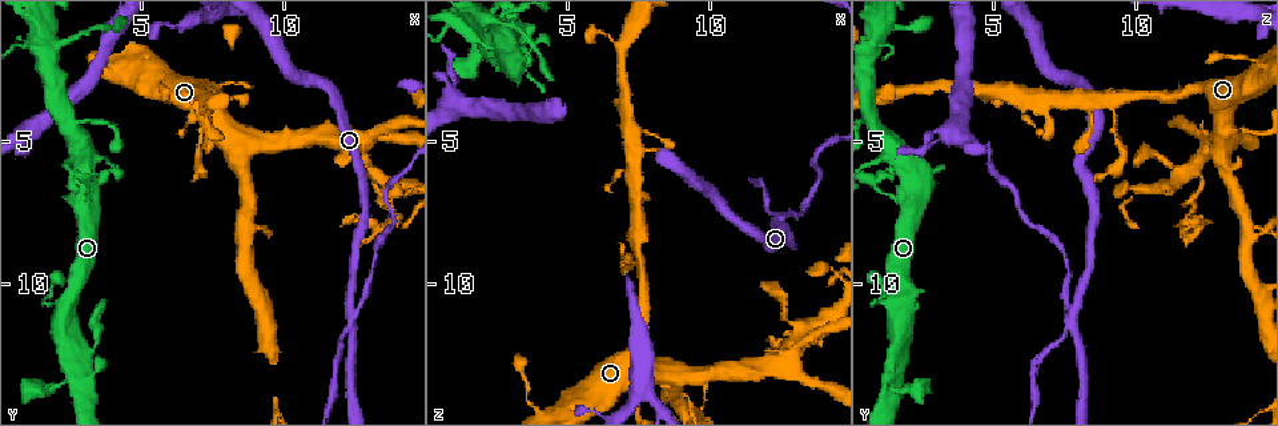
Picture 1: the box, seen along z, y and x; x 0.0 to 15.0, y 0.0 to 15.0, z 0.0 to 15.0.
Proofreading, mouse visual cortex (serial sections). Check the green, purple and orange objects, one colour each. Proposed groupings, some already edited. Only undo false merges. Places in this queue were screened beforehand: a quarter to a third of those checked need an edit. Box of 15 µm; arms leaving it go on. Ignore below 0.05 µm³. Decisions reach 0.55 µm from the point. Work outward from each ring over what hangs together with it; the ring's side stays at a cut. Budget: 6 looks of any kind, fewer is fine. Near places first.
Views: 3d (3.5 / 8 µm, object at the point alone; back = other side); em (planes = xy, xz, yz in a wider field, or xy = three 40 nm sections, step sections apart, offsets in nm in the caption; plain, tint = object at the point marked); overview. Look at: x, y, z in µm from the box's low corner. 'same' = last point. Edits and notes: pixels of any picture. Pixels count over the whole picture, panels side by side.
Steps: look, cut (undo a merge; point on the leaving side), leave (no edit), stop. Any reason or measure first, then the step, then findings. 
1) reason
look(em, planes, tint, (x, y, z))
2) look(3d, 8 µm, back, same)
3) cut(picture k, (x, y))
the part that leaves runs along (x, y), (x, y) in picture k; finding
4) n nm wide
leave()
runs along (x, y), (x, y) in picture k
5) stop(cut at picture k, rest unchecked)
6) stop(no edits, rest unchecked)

two arms in line, one across
look(3d, 8 µm, (7.5, 3.4, 9.5))

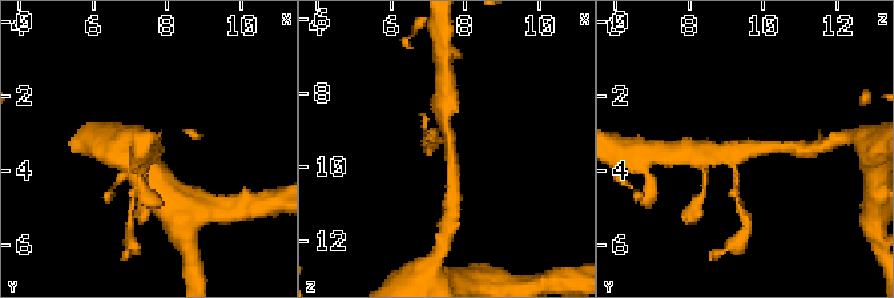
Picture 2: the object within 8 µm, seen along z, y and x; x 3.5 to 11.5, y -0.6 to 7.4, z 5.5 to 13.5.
zoom in
look(3d, 3.5 µm, (7.6, 3.4, 9.5))

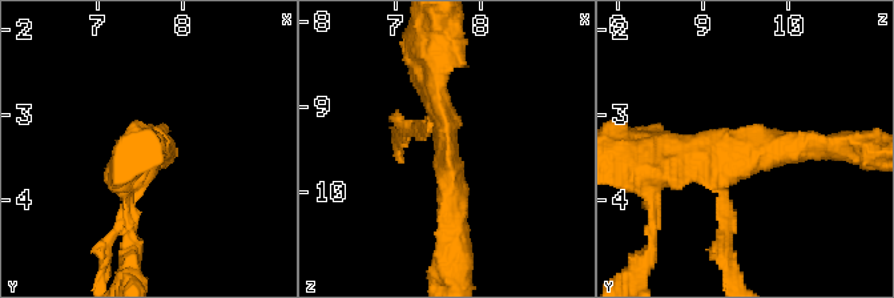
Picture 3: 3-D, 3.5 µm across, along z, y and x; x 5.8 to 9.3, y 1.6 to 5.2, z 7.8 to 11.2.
3 arms; arms of 150, 300, 300 nm; now the EM
look(em, xy, step 3, tint, (7.65, 3.40, 9.45))

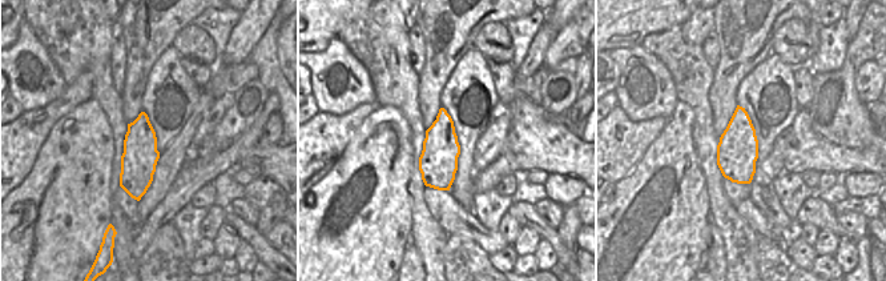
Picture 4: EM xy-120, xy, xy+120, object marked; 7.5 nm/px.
leave()
runs along (455, 234), (447, 125), (431, 60) in picture 3; one cell here

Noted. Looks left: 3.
four arms meet
look(3d, 8 µm, (12.6, 5.0, 13.0))

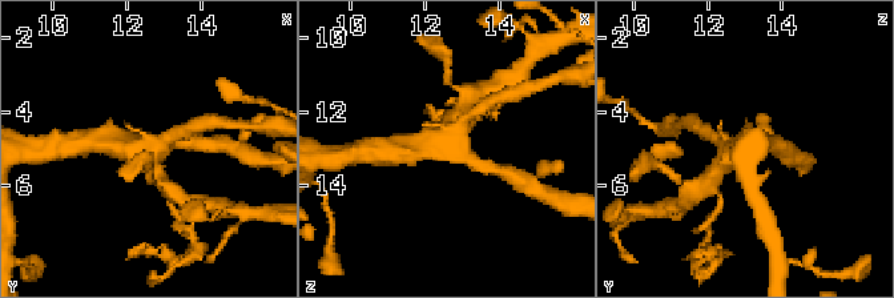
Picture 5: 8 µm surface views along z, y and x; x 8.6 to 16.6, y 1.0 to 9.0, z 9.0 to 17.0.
look(em, xy, step 3, tint, (12.6, 4.9, 13.0))

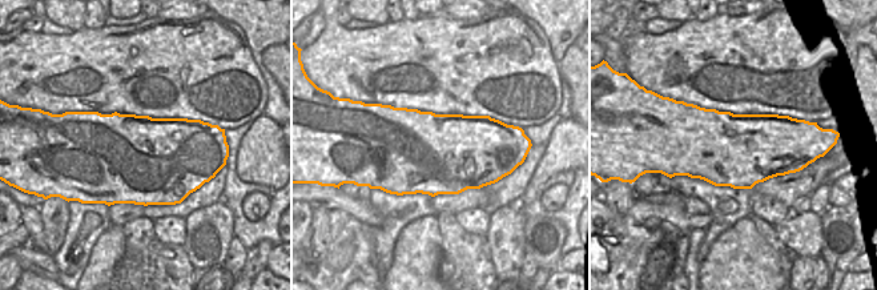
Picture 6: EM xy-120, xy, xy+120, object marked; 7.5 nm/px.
leave()
runs along (109, 144), (140, 150), (160, 180) in picture 5; one cell here

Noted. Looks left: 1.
stop(no edits, rest unchecked)

